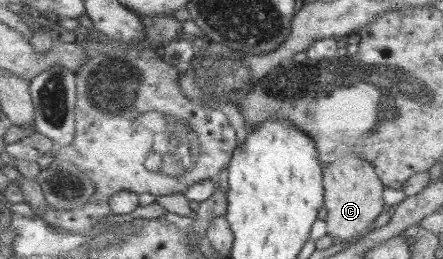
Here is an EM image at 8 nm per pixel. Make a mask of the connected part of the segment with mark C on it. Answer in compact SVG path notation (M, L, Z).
M338 156L322 167L323 208L326 210L325 232L333 242L344 242L355 238L367 230L375 217L387 209L382 201L381 191L384 186L380 183L375 169L363 158L358 156Z

